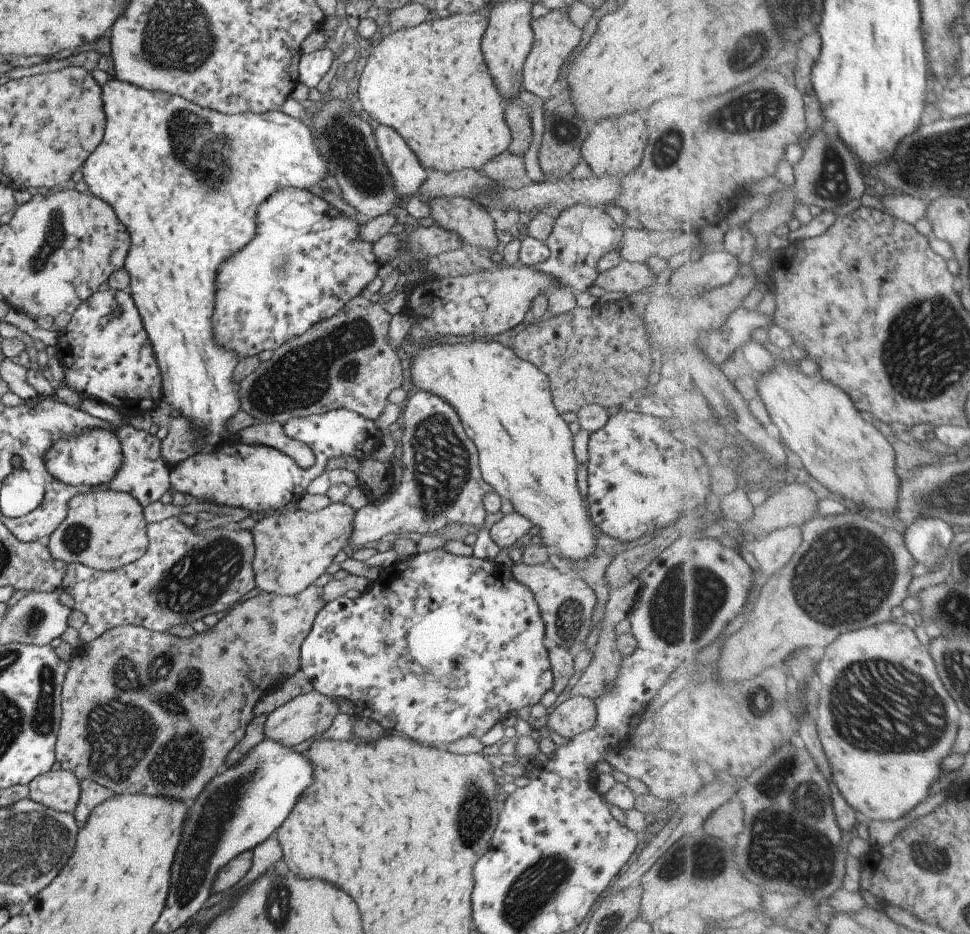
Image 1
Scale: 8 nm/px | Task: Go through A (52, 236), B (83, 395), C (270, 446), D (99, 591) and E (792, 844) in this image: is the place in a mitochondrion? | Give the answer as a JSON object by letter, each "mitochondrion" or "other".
{"A":"mitochondrion","B":"other","C":"other","D":"other","E":"mitochondrion"}

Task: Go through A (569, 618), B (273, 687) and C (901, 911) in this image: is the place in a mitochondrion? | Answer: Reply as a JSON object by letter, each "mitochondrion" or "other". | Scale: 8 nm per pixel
{"A":"mitochondrion","B":"other","C":"other"}

